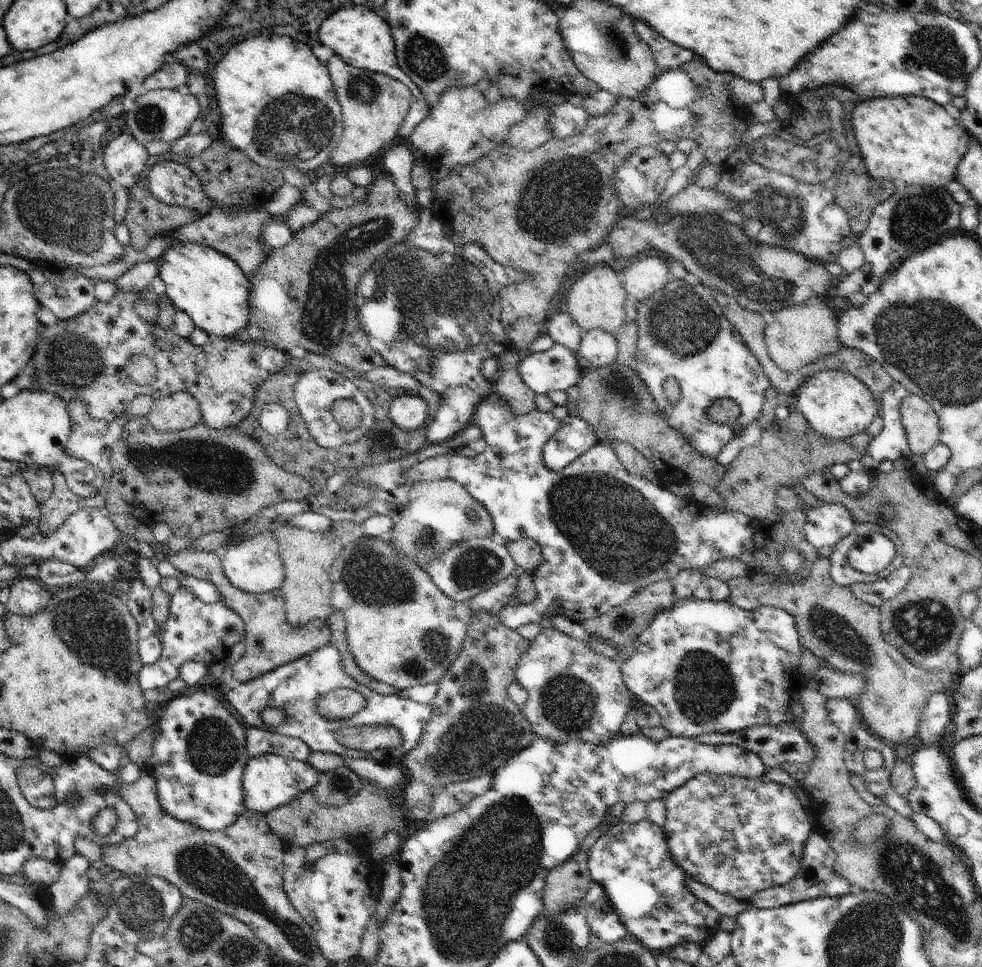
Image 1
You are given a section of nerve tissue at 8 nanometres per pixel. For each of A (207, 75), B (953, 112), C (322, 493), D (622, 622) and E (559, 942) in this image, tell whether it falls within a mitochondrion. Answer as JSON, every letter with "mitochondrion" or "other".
{"A":"other","B":"other","C":"other","D":"mitochondrion","E":"mitochondrion"}

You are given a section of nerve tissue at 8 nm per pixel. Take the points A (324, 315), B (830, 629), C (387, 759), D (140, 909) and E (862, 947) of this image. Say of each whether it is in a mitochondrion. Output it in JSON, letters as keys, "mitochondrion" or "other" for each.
{"A":"mitochondrion","B":"mitochondrion","C":"other","D":"mitochondrion","E":"mitochondrion"}

